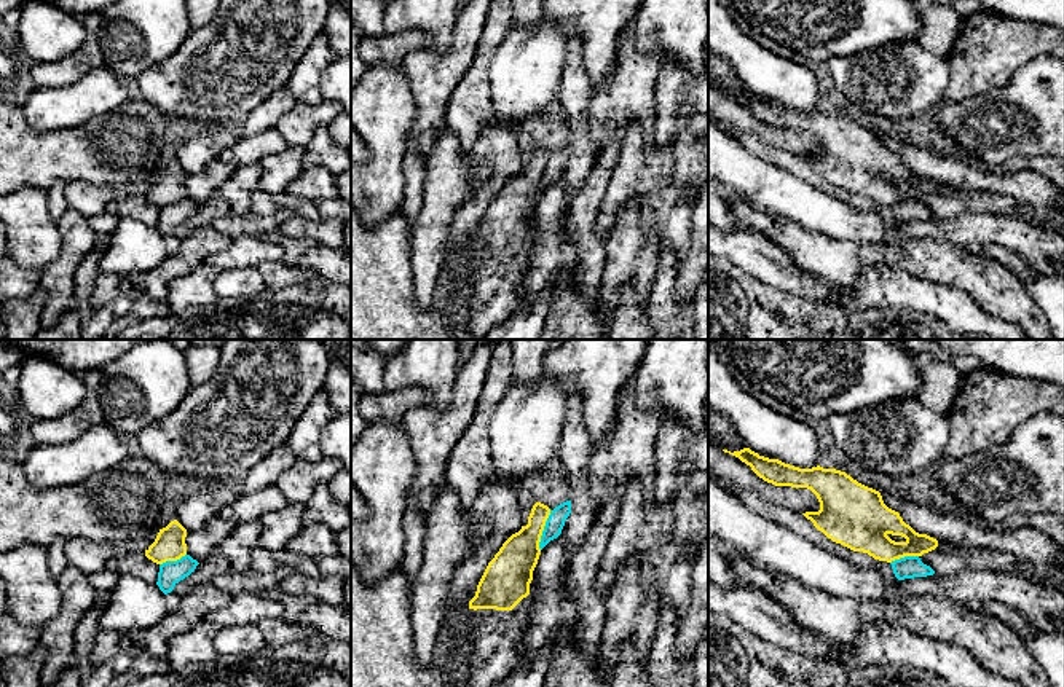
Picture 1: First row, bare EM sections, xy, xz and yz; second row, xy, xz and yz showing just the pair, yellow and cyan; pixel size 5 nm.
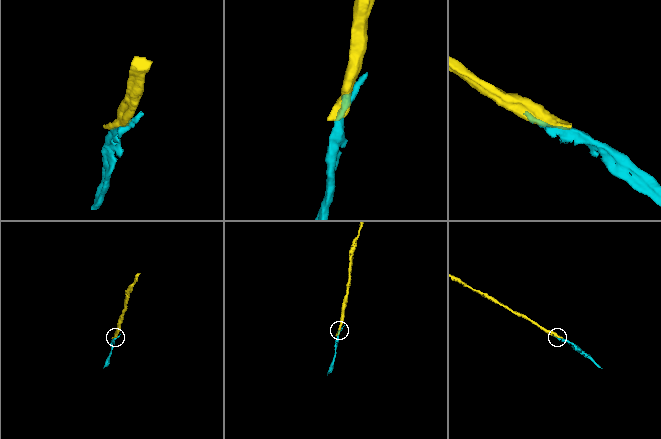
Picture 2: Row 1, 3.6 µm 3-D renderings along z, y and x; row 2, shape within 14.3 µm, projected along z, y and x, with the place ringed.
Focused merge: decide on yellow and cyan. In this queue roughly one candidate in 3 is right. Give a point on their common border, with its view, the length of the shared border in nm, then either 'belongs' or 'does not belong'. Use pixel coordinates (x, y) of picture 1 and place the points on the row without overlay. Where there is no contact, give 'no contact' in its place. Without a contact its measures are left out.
contact xz (543, 172); length 200 nm; does not belong

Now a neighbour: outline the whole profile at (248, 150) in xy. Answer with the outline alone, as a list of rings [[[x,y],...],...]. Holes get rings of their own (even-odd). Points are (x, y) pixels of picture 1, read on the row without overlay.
[[[273,128],[254,135],[239,137],[233,147],[220,155],[220,158],[234,167],[260,164],[266,155],[281,153],[287,147],[287,142],[278,129]]]

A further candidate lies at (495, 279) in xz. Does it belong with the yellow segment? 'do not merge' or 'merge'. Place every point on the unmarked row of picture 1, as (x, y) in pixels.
merge

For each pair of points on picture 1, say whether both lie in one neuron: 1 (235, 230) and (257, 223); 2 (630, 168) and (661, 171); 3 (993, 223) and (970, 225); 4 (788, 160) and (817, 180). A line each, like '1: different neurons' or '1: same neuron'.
1: same neuron
2: same neuron
3: same neuron
4: same neuron

